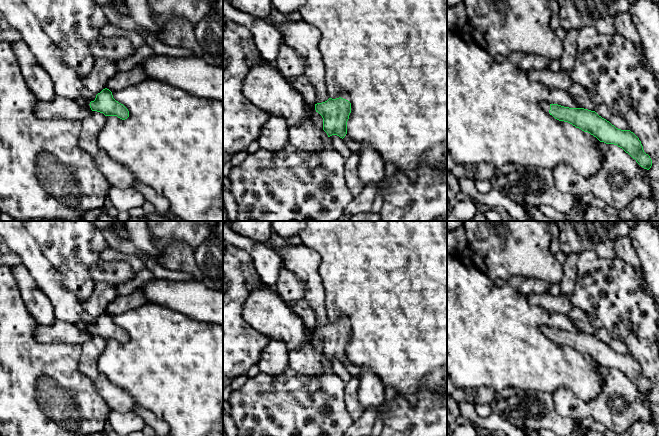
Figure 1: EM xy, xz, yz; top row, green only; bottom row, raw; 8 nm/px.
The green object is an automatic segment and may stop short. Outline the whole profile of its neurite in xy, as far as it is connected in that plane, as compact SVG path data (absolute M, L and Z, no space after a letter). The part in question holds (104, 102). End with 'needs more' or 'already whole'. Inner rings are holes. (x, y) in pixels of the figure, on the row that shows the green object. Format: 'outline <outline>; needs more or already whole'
outline M105 88L90 102L92 111L103 113L105 116L117 116L125 120L129 117L128 109L113 98L112 92Z; already whole

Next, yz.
outline M541 102L542 108L555 119L572 124L596 137L600 142L622 148L644 169L649 170L652 160L643 150L639 138L630 130L621 130L599 116L595 111L584 108L569 108L558 104Z; needs more

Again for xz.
outline M342 91L336 99L329 98L327 101L315 104L315 110L323 118L323 130L328 137L337 135L344 138L347 134L347 121L351 113L350 96Z; needs more

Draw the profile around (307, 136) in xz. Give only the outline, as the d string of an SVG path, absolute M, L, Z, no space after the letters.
M315 112L296 126L288 127L289 144L300 150L317 152L323 149L323 118Z

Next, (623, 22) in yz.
M629 12L616 14L614 16L614 27L617 33L622 34L626 39L639 43L640 38Z

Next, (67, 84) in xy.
M0 0L0 12L20 33L39 65L51 77L56 96L71 100L82 98L88 104L95 100L96 95L83 85L76 72L63 60L64 50L47 36L24 0Z

